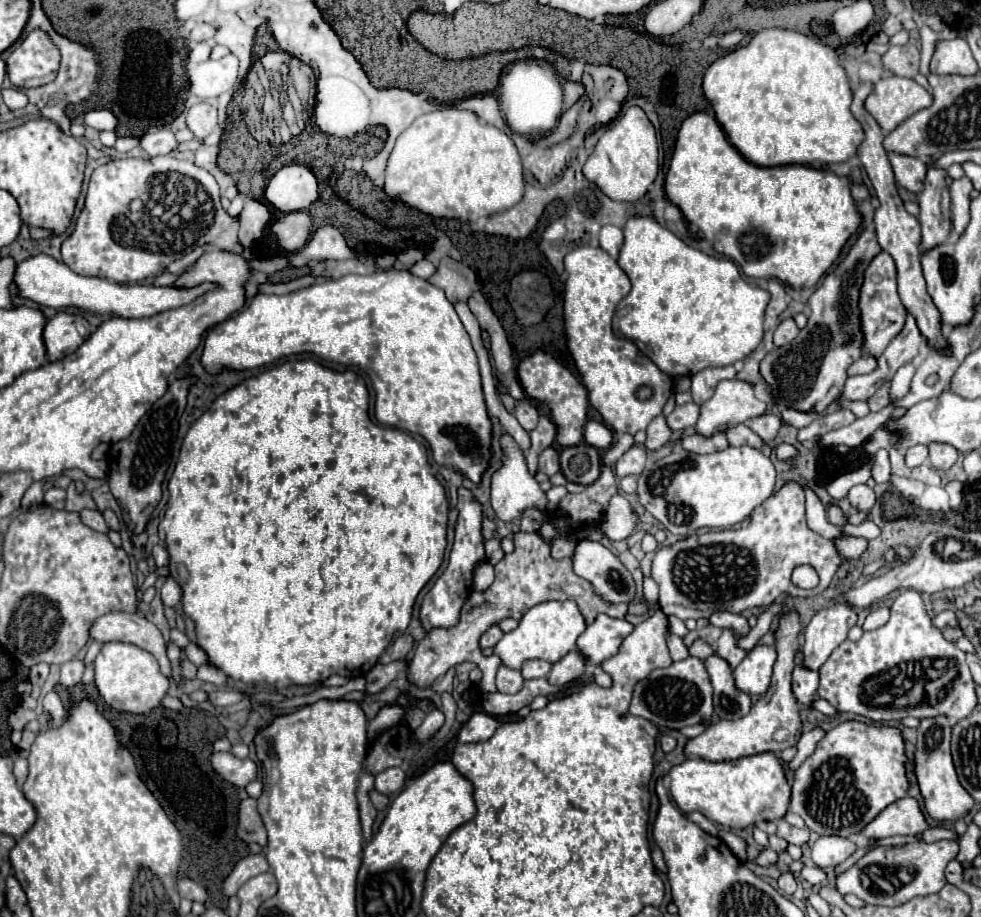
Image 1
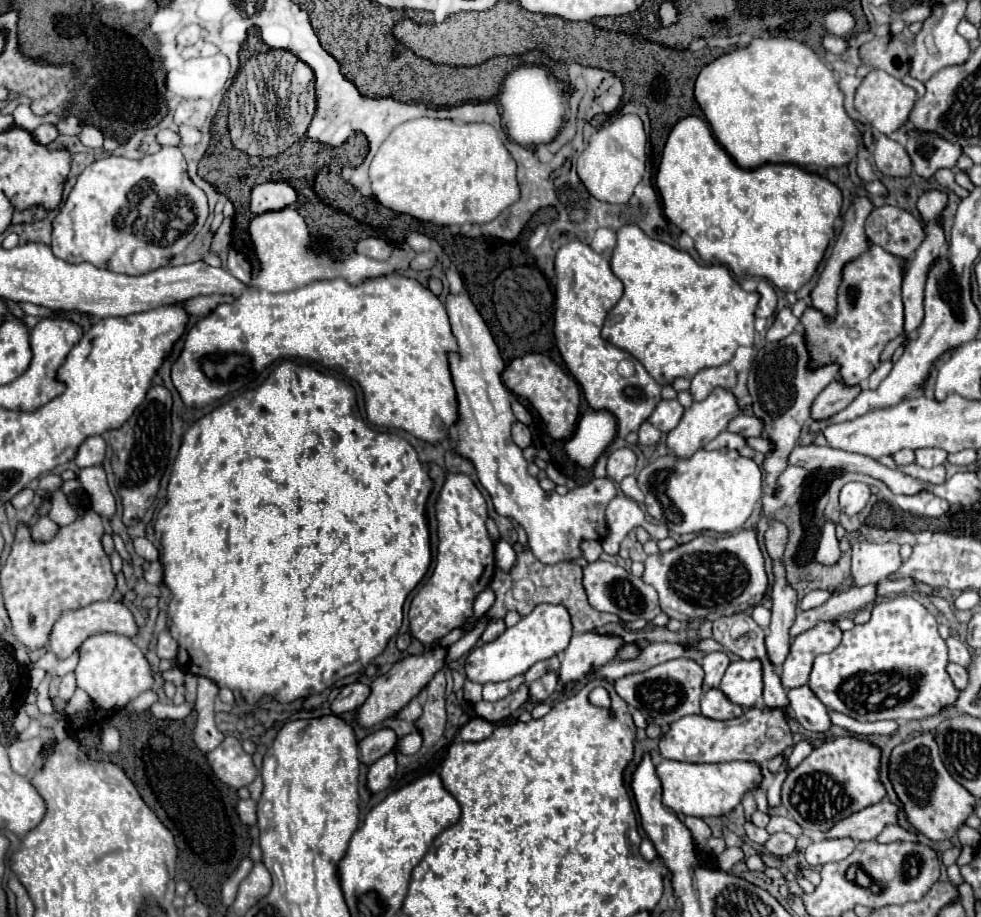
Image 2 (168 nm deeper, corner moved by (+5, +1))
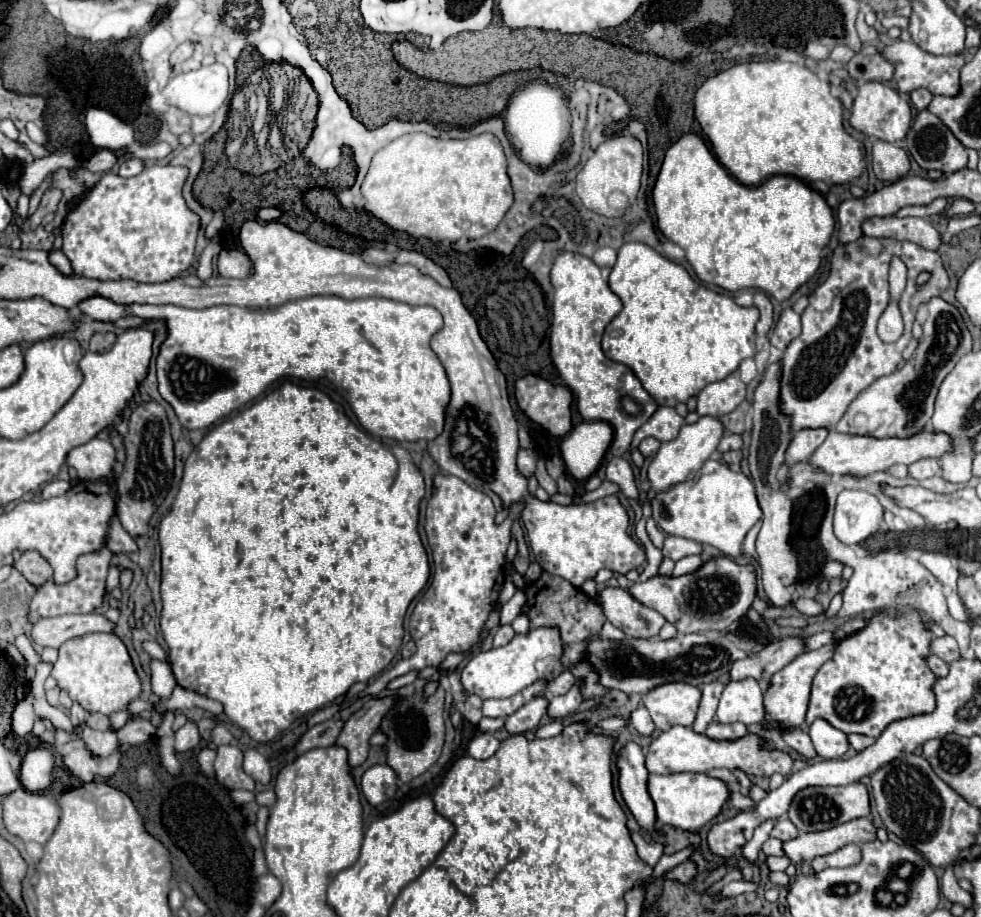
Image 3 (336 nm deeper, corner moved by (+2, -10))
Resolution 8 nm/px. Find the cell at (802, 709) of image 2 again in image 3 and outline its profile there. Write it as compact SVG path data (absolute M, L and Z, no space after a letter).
M816 720L808 728L808 734L814 742L814 748L816 748L818 756L822 756L826 760L840 758L850 750L848 736L842 730L834 728L832 724L826 724L826 720Z

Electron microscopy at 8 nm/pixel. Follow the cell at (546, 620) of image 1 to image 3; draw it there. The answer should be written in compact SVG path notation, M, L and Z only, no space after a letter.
M530 628L526 634L516 634L506 646L472 656L462 670L462 686L466 694L476 694L482 700L510 698L536 680L546 678L560 662L562 648L564 644L558 636L558 628Z

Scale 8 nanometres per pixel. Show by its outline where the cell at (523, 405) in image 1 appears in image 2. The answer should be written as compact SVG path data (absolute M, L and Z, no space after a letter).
M515 421L515 425L513 425L513 441L515 441L521 449L529 447L529 445L531 445L531 429L529 429L525 423Z

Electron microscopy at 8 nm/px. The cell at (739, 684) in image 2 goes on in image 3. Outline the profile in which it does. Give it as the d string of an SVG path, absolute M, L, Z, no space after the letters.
M740 680L734 684L726 684L716 718L722 724L742 722L746 726L760 724L764 720L764 706L762 706L762 690L756 680Z

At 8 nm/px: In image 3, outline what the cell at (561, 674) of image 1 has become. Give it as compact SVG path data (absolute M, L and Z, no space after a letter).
M532 698L518 712L506 718L504 728L510 734L524 734L528 730L536 730L546 714L546 704L548 704L546 698Z

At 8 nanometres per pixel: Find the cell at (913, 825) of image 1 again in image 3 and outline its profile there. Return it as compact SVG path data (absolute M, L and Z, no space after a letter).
M866 816L866 818L850 820L846 824L838 824L830 830L800 834L792 840L786 840L782 844L782 850L792 864L800 864L816 856L832 854L846 844L860 844L860 842L864 844L866 840L874 840L874 838L876 838L876 826L872 824L872 818Z

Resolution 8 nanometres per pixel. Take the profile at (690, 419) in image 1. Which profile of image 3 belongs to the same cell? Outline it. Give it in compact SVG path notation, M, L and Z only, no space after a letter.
M660 406L652 416L650 420L638 428L638 432L634 434L632 438L632 450L638 448L638 444L652 436L652 438L658 438L660 442L668 442L668 440L674 440L680 432L680 428L684 426L684 418L670 406Z

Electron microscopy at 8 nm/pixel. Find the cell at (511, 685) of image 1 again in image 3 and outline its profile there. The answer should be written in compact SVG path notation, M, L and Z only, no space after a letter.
M514 694L514 696L504 698L504 700L484 700L482 712L488 718L506 718L506 716L514 714L522 704L524 704L522 694Z

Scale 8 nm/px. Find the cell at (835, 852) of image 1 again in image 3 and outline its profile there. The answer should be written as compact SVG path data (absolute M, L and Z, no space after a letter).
M846 844L840 850L826 854L826 856L818 856L812 860L812 868L814 872L820 872L824 868L846 868L846 866L854 866L862 860L862 850L858 844Z

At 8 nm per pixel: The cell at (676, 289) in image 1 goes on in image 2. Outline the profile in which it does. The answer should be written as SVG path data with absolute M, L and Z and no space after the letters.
M623 225L617 231L617 247L611 257L611 269L623 281L625 293L605 319L603 339L637 357L657 383L669 385L675 377L691 379L699 369L731 361L737 347L753 345L753 313L759 303L759 293L741 289L725 265L701 265L687 251L651 239L641 227Z

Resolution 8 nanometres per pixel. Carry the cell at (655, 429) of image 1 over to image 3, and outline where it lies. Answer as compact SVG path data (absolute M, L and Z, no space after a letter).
M646 438L646 440L642 440L642 442L640 442L640 446L638 446L638 450L642 452L642 456L644 456L644 458L654 456L654 452L658 452L658 448L660 448L660 442L658 442L658 440L654 440L654 438Z

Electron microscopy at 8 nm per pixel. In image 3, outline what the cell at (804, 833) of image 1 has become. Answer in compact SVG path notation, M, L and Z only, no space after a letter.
M782 816L782 818L778 818L778 822L774 824L770 836L786 842L786 840L792 840L794 836L798 836L798 830L796 830L796 826L794 826L786 816Z

